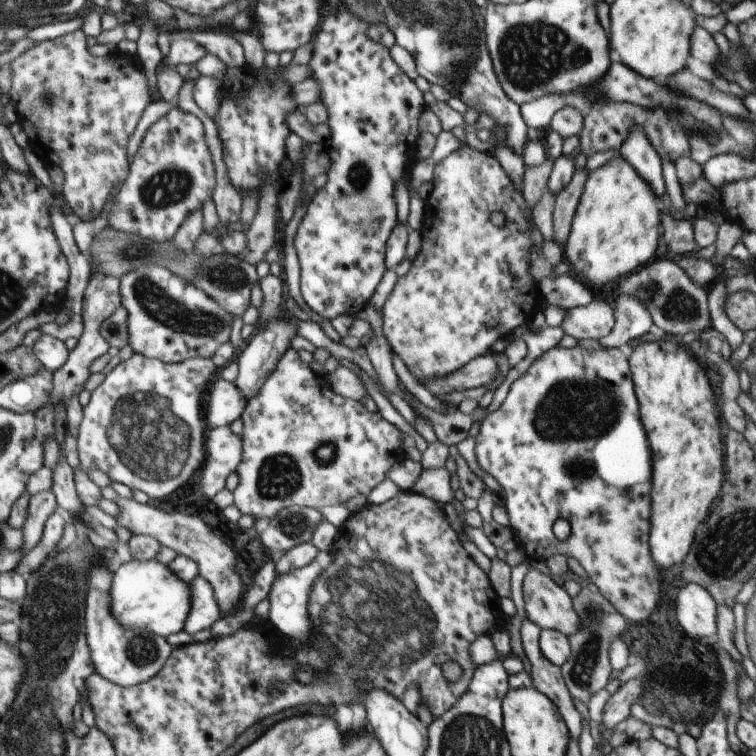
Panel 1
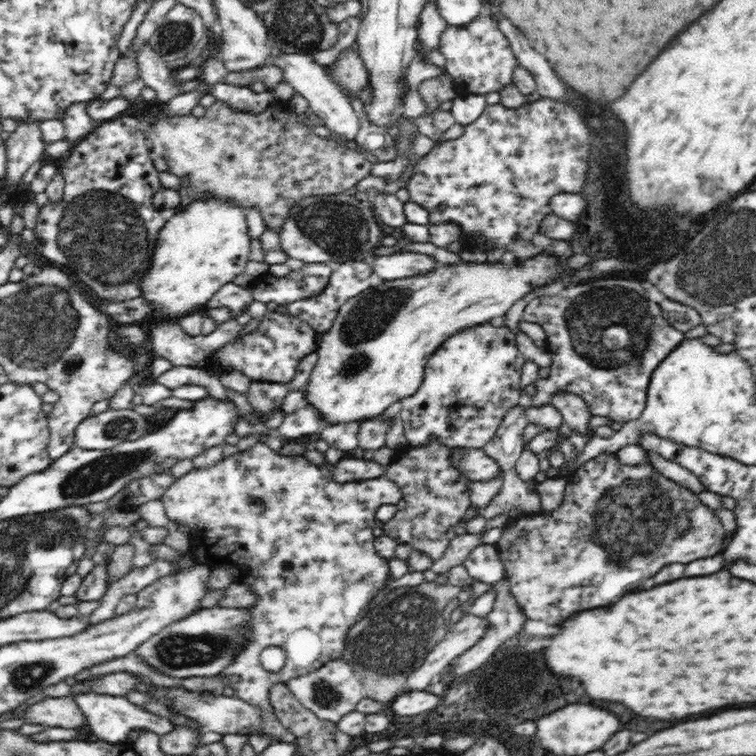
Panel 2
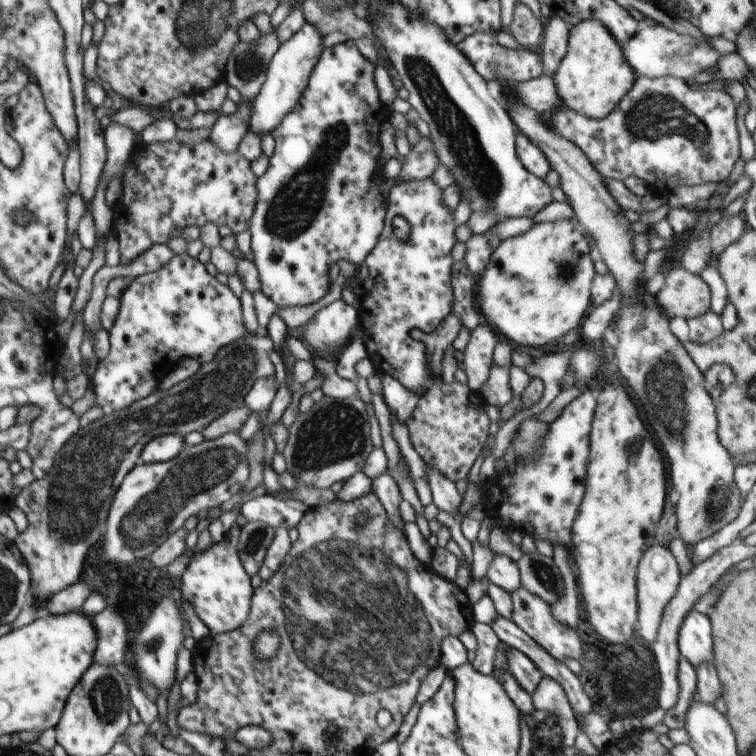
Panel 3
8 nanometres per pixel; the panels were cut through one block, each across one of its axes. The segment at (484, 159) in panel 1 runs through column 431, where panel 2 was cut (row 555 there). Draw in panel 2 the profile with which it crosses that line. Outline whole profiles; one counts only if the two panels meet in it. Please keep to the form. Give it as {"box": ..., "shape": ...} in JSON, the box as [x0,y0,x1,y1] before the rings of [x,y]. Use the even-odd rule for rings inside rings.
{"box":[161,441,403,741],"shape":[[[262,441],[253,444],[249,449],[236,453],[232,456],[223,457],[220,462],[214,463],[212,466],[204,468],[193,468],[187,474],[177,478],[174,484],[167,488],[161,500],[164,504],[164,509],[171,524],[177,526],[180,530],[185,531],[191,535],[190,553],[194,561],[194,566],[208,566],[211,571],[214,569],[226,568],[232,575],[232,582],[244,583],[250,587],[250,591],[256,593],[256,602],[254,606],[250,606],[250,615],[252,618],[249,625],[250,640],[244,644],[244,648],[236,654],[236,660],[232,664],[228,664],[222,672],[221,676],[226,677],[226,684],[235,689],[238,694],[236,697],[244,699],[254,707],[262,707],[262,724],[258,729],[255,729],[254,734],[268,734],[275,738],[275,741],[280,741],[280,722],[273,712],[273,706],[269,701],[269,690],[273,684],[284,683],[287,684],[291,678],[312,672],[324,663],[340,659],[343,651],[343,644],[348,630],[360,622],[360,618],[364,618],[363,614],[367,613],[367,605],[371,598],[376,593],[382,590],[389,581],[389,560],[381,558],[374,547],[374,534],[373,529],[376,527],[375,514],[380,505],[398,505],[398,502],[403,498],[403,491],[394,482],[386,477],[378,479],[364,479],[360,482],[346,482],[340,484],[332,479],[333,464],[326,461],[323,465],[316,465],[312,461],[308,461],[306,457],[300,456],[284,456],[276,453],[270,449]],[[255,499],[260,499],[261,504],[253,502]],[[269,646],[278,646],[284,649],[286,655],[285,665],[280,671],[270,672],[264,670],[262,663],[260,663],[260,654],[262,649]]]}

